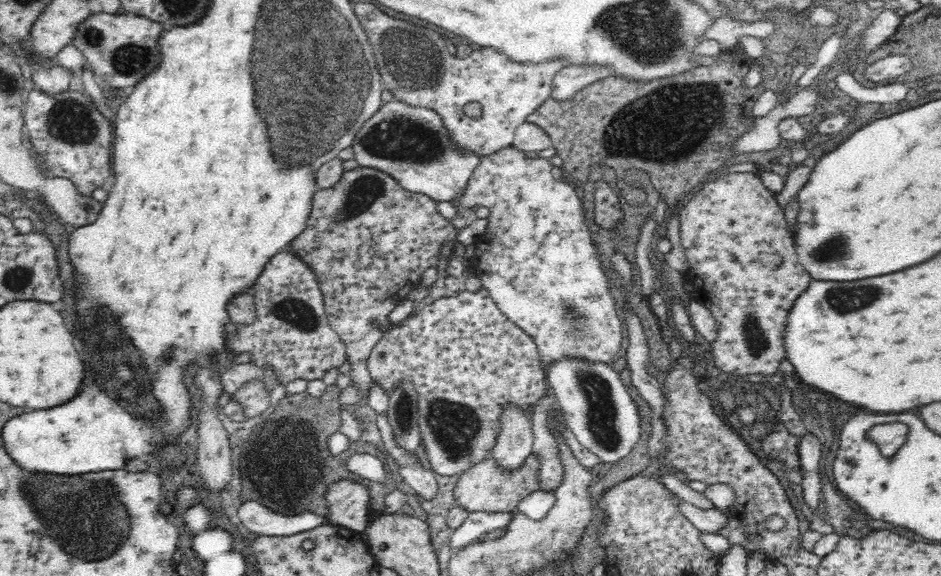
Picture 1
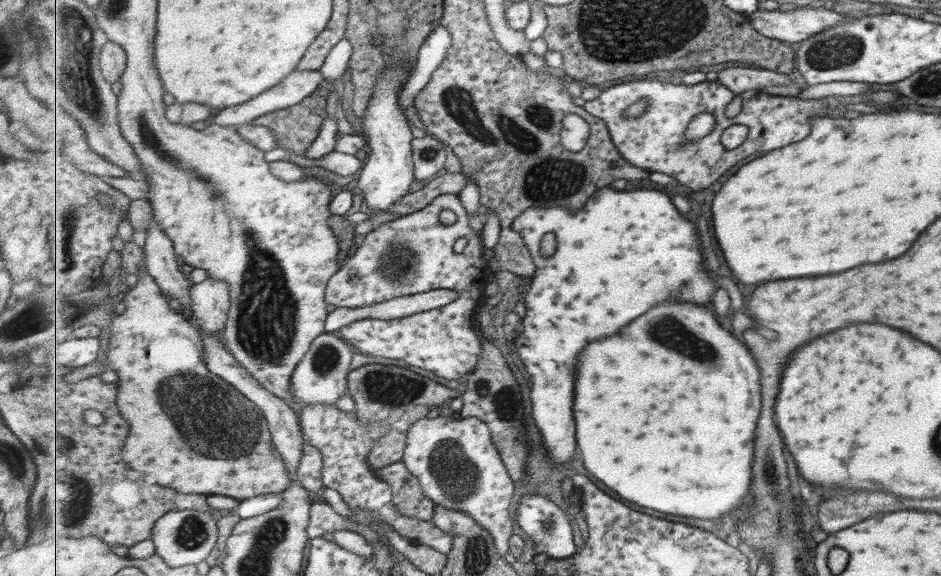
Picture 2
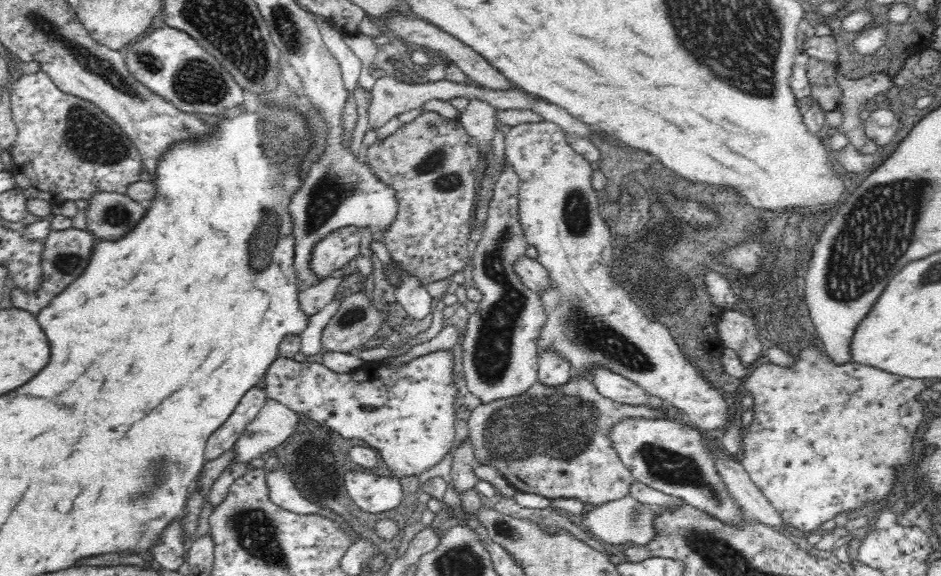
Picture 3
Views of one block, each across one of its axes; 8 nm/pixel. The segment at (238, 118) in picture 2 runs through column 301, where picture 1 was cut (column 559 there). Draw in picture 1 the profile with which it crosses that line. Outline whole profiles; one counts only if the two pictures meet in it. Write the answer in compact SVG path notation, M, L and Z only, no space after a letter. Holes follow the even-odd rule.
M575 67L561 68L553 78L551 97L555 101L565 101L577 92L586 89L599 79L610 76L608 67Z

